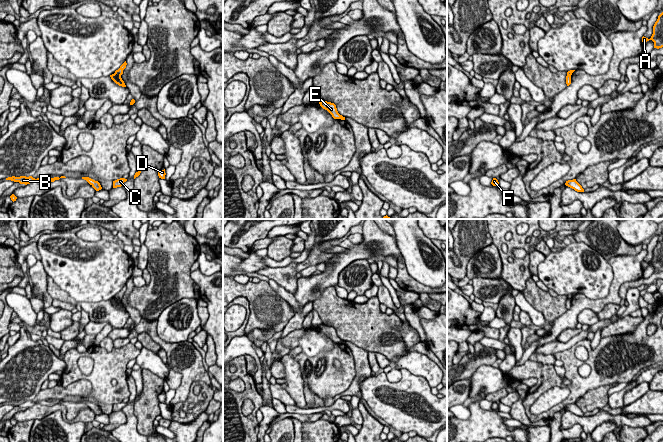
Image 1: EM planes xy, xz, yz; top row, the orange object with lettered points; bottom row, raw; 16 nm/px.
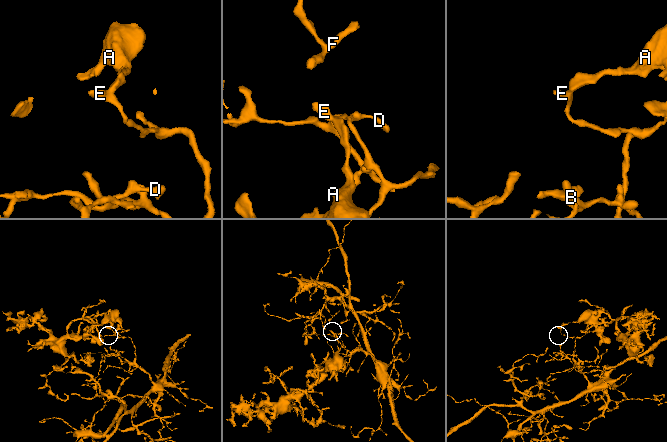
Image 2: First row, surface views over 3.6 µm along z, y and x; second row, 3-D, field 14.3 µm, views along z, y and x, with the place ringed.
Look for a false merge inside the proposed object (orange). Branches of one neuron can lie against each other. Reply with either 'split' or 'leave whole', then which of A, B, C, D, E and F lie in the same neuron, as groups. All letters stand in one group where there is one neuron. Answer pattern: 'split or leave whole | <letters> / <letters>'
split | A / B C D E F

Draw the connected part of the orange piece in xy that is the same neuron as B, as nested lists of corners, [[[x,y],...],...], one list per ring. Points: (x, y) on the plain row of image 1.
[[[20,400],[20,401],[8,401],[6,402],[6,404],[11,404],[14,406],[19,406],[20,408],[30,408],[35,404],[41,404],[41,405],[45,405],[45,406],[54,406],[55,404],[59,404],[59,401],[54,401],[54,402],[48,402],[48,401],[39,401],[37,403],[33,402],[32,400],[26,401],[26,400]]]

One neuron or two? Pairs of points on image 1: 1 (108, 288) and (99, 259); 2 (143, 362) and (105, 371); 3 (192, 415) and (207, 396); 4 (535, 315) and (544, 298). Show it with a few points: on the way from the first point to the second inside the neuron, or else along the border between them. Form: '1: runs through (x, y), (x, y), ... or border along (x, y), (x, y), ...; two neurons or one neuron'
1: runs through (103, 281), (103, 266); one neuron
2: border along (140, 350), (135, 358); two neurons
3: runs through (197, 410), (205, 401); one neuron
4: border along (522, 292), (525, 299), (546, 320); two neurons

